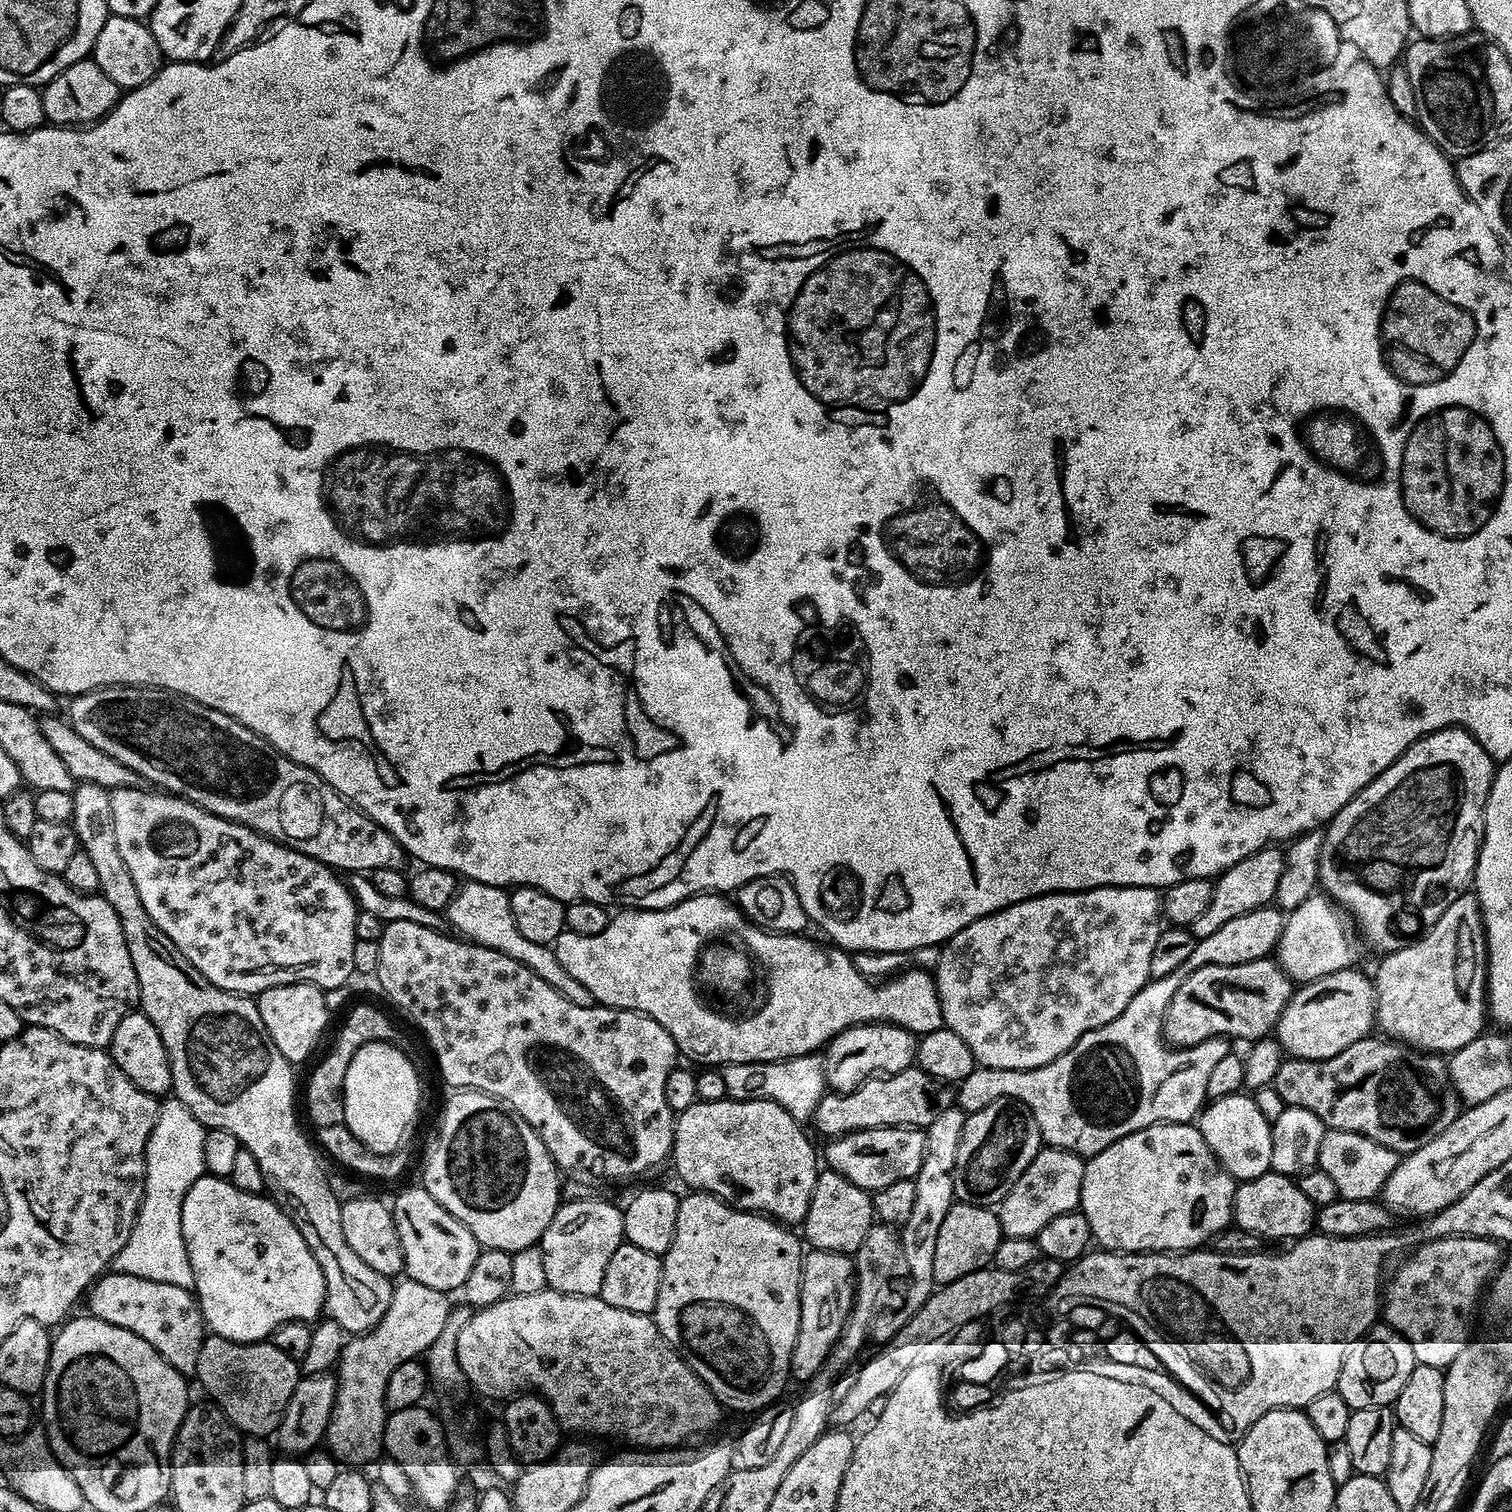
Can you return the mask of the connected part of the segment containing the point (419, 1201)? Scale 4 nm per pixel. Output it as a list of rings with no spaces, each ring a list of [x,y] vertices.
[[[422,1186],[408,1188],[396,1196],[396,1201],[391,1201],[394,1230],[398,1234],[398,1242],[402,1246],[404,1255],[404,1272],[407,1279],[418,1282],[435,1292],[452,1294],[452,1291],[463,1289],[466,1278],[470,1275],[474,1262],[480,1257],[482,1248],[477,1244],[474,1234],[460,1221],[453,1218],[444,1207],[437,1202]]]

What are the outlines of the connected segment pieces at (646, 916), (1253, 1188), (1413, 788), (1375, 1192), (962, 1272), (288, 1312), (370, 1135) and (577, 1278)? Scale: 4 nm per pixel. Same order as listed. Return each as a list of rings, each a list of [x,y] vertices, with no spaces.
[[[701,894],[692,896],[689,900],[683,900],[681,904],[675,904],[673,908],[630,908],[620,910],[620,912],[609,919],[606,930],[602,930],[602,934],[594,934],[593,936],[583,936],[582,934],[574,934],[570,931],[563,931],[554,942],[554,951],[558,962],[566,970],[566,974],[570,978],[574,978],[582,984],[592,995],[593,1001],[597,1005],[606,1008],[628,1008],[631,1012],[641,1012],[643,1016],[654,1018],[654,1022],[658,1022],[658,1026],[662,1026],[666,1030],[666,1034],[670,1034],[670,1038],[674,1038],[677,1053],[681,1057],[684,1056],[696,1066],[723,1066],[726,1064],[737,1064],[738,1062],[754,1062],[755,1064],[765,1064],[766,1062],[774,1062],[775,1060],[789,1060],[795,1056],[810,1056],[819,1053],[839,1032],[844,1032],[847,1028],[854,1027],[855,1024],[875,1024],[883,1022],[886,1024],[896,1024],[899,1028],[905,1028],[907,1032],[922,1037],[927,1032],[933,1032],[944,1027],[944,1019],[942,1018],[942,1006],[938,998],[938,990],[933,973],[928,970],[913,970],[914,972],[901,971],[899,974],[893,975],[891,978],[885,979],[883,982],[873,982],[857,971],[853,964],[853,957],[845,952],[842,948],[835,946],[827,946],[823,948],[820,944],[815,944],[812,940],[807,940],[804,934],[762,934],[756,939],[754,949],[754,960],[757,965],[764,967],[764,976],[768,979],[768,993],[764,996],[764,1005],[757,1012],[752,1012],[749,1016],[744,1016],[741,1020],[731,1020],[728,1016],[723,1016],[720,1012],[715,1012],[712,1008],[704,1005],[704,1000],[700,997],[700,992],[696,989],[696,980],[698,984],[698,961],[702,955],[702,949],[709,943],[708,940],[712,935],[720,936],[738,917],[738,908],[731,899],[725,898],[720,894]]]
[[[1277,1172],[1262,1174],[1262,1178],[1243,1181],[1232,1198],[1232,1219],[1235,1227],[1252,1236],[1265,1236],[1268,1240],[1295,1242],[1311,1233],[1314,1228],[1317,1209],[1302,1194],[1299,1183],[1291,1176]]]
[[[1443,728],[1428,736],[1423,736],[1421,740],[1414,741],[1386,771],[1378,774],[1378,778],[1374,778],[1374,782],[1370,782],[1354,799],[1346,802],[1346,806],[1342,806],[1342,810],[1338,810],[1338,814],[1333,820],[1328,821],[1326,831],[1323,833],[1324,845],[1320,851],[1318,884],[1345,913],[1350,914],[1365,945],[1373,944],[1374,947],[1381,948],[1381,953],[1384,954],[1397,952],[1410,946],[1432,929],[1434,922],[1438,922],[1438,918],[1442,918],[1442,914],[1446,914],[1446,910],[1456,899],[1465,895],[1473,887],[1476,879],[1476,859],[1480,853],[1480,841],[1484,838],[1484,807],[1486,798],[1490,794],[1492,780],[1496,777],[1496,770],[1497,765],[1492,756],[1486,754],[1483,746],[1465,728]]]
[[[1325,1131],[1316,1159],[1319,1171],[1334,1182],[1336,1195],[1341,1200],[1375,1201],[1383,1193],[1390,1174],[1402,1159],[1401,1153],[1390,1150],[1357,1132]]]
[[[953,1203],[938,1230],[938,1243],[934,1246],[934,1281],[943,1286],[993,1263],[1000,1245],[999,1215],[991,1208],[979,1208],[969,1204]]]
[[[201,1178],[197,1184],[190,1189],[186,1194],[186,1198],[182,1202],[182,1222],[180,1223],[180,1238],[182,1241],[182,1252],[186,1257],[186,1264],[188,1260],[188,1268],[192,1271],[192,1284],[191,1287],[194,1289],[194,1299],[200,1309],[200,1315],[204,1318],[204,1323],[206,1325],[207,1331],[211,1333],[213,1337],[229,1340],[231,1344],[258,1344],[267,1341],[271,1337],[273,1332],[278,1331],[279,1328],[283,1328],[285,1324],[299,1324],[301,1322],[316,1322],[321,1319],[324,1309],[324,1298],[325,1298],[325,1286],[324,1286],[324,1276],[321,1274],[320,1267],[318,1266],[314,1254],[306,1246],[306,1242],[302,1238],[299,1228],[296,1226],[296,1221],[293,1220],[279,1204],[273,1202],[271,1199],[265,1198],[263,1200],[263,1195],[253,1194],[251,1192],[241,1192],[239,1188],[234,1187],[227,1179],[224,1178]]]
[[[382,1040],[362,1046],[354,1054],[344,1079],[342,1123],[362,1146],[380,1156],[390,1156],[401,1147],[404,1131],[420,1108],[420,1076],[402,1049]]]
[[[572,1200],[561,1203],[538,1245],[542,1254],[544,1283],[565,1296],[599,1297],[606,1266],[624,1239],[624,1213],[604,1200]]]

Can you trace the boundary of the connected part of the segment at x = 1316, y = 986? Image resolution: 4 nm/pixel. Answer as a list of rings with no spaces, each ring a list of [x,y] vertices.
[[[1355,967],[1326,974],[1297,987],[1282,1010],[1274,1037],[1289,1057],[1298,1060],[1329,1060],[1373,1031],[1376,1019],[1376,993],[1371,979]]]

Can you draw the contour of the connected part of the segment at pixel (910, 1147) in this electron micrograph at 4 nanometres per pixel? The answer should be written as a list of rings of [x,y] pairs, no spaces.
[[[867,1128],[852,1132],[849,1136],[838,1136],[822,1156],[828,1159],[827,1167],[846,1178],[866,1193],[877,1192],[903,1180],[915,1180],[922,1166],[924,1132],[919,1128]]]

